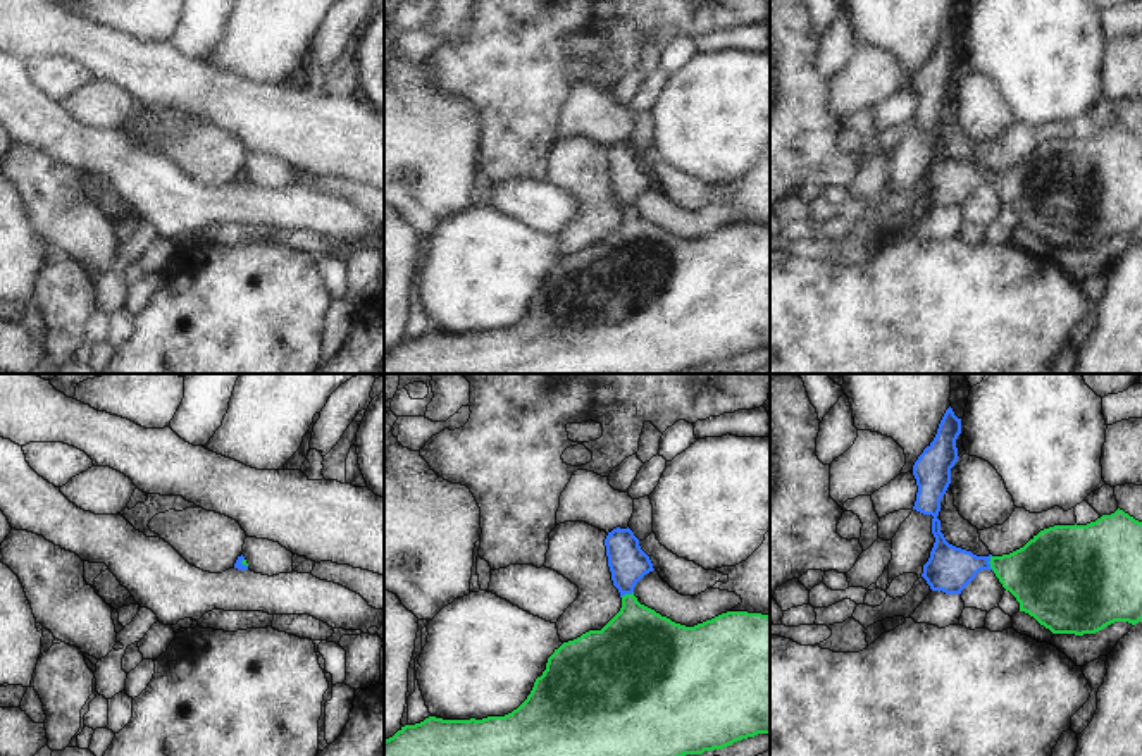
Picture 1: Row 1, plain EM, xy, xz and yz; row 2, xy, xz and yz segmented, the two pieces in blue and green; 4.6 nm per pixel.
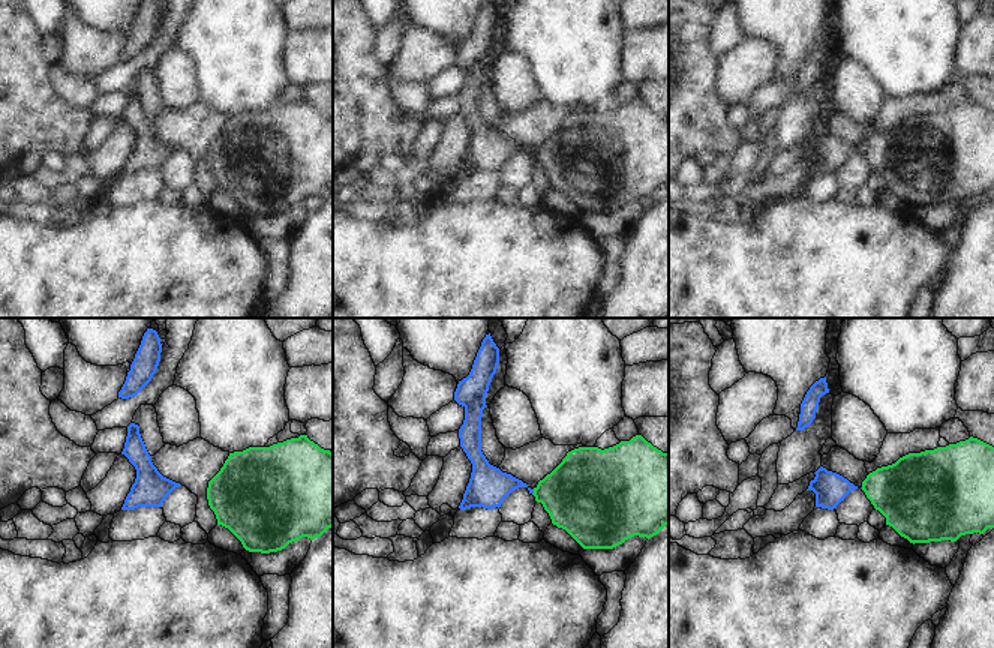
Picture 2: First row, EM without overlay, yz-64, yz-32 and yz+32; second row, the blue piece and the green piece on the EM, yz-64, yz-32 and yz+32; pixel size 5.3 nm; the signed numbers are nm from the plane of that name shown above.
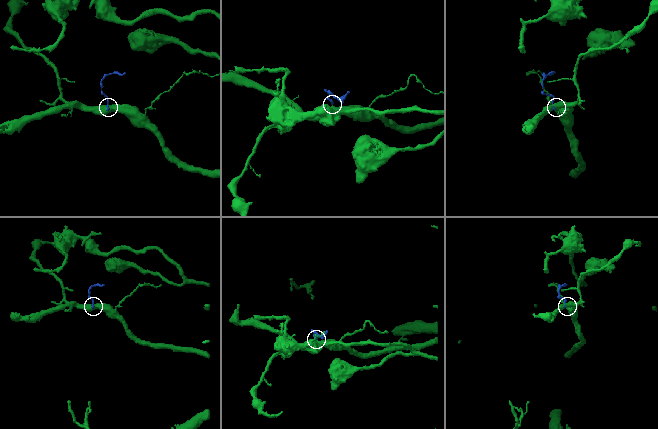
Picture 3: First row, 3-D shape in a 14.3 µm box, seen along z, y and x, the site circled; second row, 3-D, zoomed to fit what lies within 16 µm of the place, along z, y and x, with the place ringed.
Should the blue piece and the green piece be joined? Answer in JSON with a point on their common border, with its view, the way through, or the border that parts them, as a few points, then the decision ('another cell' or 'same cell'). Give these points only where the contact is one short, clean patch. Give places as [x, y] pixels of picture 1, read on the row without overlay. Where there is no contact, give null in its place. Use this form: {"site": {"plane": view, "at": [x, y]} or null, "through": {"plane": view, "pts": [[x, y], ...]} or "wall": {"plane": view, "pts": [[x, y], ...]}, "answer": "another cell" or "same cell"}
{"site": {"plane": "yz", "at": [989, 178]}, "through": {"plane": "yz", "pts": [[949, 183], [989, 178], [1041, 190]]}, "answer": "same cell"}

